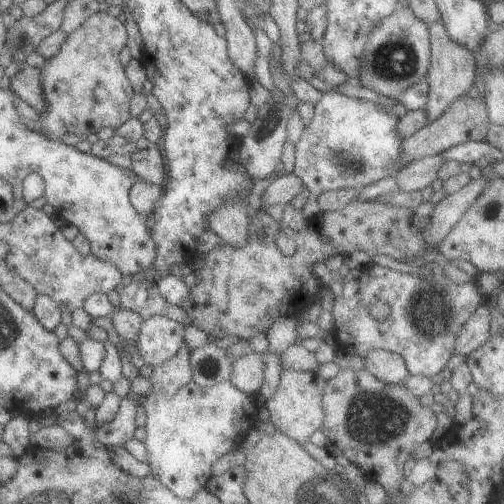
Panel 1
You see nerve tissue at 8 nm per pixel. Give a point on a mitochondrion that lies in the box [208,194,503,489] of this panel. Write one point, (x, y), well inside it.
(369, 423)

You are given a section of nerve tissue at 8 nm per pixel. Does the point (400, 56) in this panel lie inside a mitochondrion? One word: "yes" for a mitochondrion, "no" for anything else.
yes

